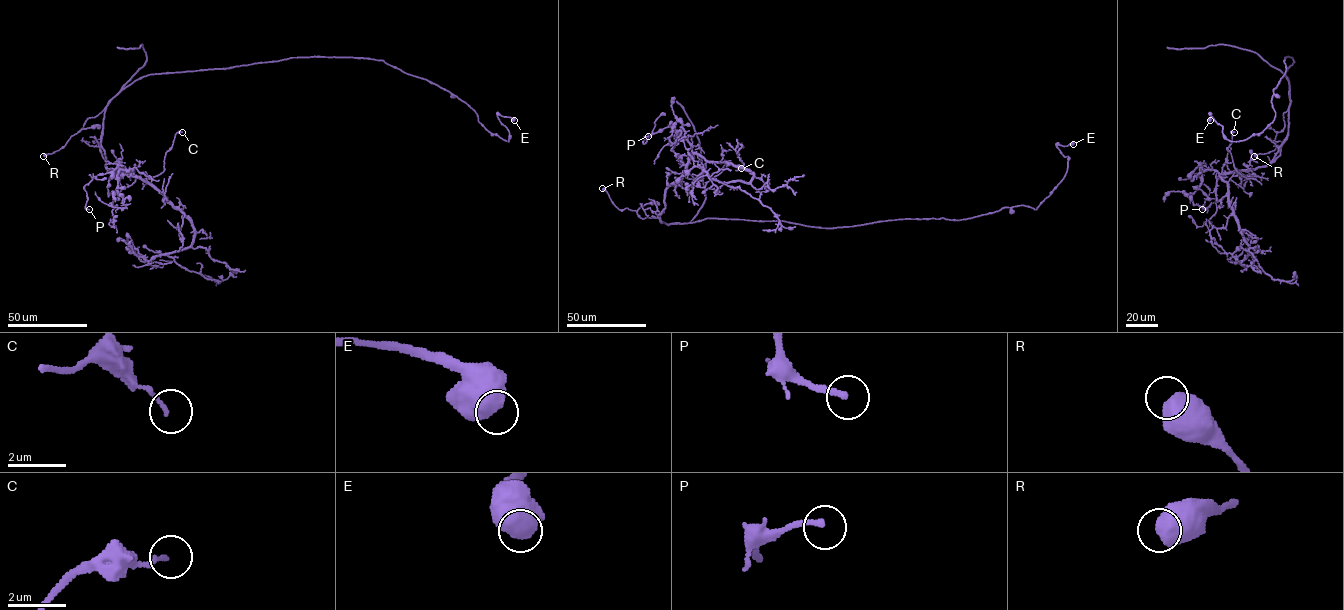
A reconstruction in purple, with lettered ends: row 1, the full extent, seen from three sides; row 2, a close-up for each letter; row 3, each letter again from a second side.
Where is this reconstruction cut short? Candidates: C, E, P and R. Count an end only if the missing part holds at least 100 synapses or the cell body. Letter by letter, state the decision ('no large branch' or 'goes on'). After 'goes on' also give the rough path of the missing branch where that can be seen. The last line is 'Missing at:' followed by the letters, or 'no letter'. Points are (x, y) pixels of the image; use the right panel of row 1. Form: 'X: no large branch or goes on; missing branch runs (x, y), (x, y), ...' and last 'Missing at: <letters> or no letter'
C: no large branch
E: no large branch
P: no large branch
R: no large branch
Missing at: no letter

